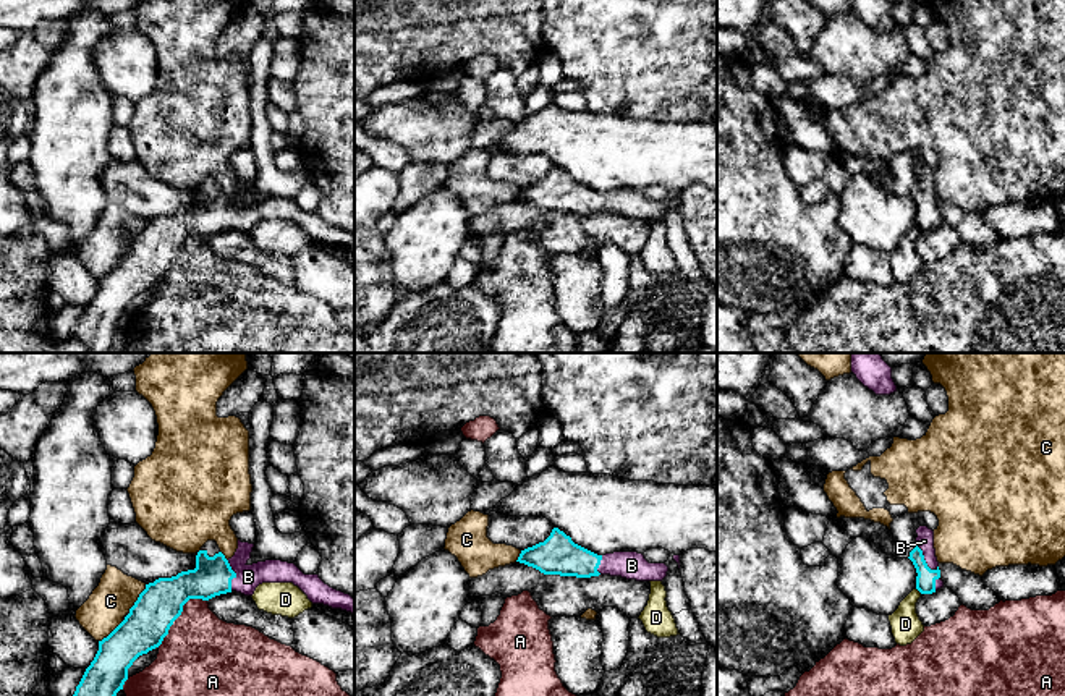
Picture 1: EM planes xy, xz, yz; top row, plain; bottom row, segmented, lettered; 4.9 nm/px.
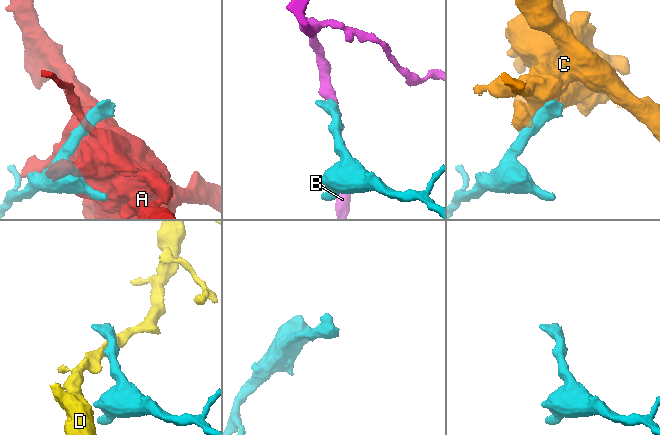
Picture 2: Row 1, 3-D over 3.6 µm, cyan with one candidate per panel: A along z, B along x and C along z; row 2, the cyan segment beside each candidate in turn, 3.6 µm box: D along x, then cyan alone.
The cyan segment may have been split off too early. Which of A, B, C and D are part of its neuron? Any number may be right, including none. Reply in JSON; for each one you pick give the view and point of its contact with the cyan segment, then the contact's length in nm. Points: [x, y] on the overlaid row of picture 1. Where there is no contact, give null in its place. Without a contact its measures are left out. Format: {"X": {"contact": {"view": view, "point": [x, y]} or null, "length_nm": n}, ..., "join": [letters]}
{"B": {"contact": {"view": "yz", "point": [923, 559]}, "length_nm": 170}, "join": ["B"]}

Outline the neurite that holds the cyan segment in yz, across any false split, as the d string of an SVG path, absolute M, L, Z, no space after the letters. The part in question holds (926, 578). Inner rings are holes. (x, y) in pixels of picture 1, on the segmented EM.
M919 526L916 529L916 547L910 552L910 560L916 568L916 589L921 594L932 594L944 588L940 579L939 562L934 549L934 531L927 526Z

